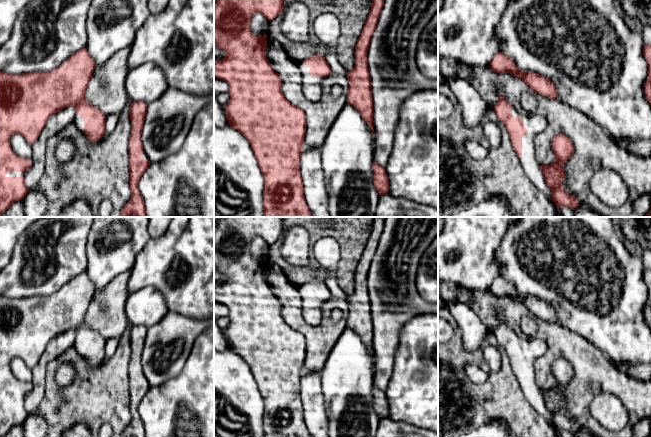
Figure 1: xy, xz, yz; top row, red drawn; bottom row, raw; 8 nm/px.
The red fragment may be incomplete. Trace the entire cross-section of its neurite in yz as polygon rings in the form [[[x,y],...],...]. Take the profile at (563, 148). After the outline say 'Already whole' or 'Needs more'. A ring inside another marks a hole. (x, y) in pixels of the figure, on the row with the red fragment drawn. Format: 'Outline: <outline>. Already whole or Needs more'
Outline: [[[499,94],[499,101],[493,107],[497,118],[509,132],[513,148],[521,160],[526,175],[534,185],[549,199],[557,209],[561,207],[577,208],[576,197],[569,195],[563,188],[562,180],[566,177],[564,163],[574,153],[574,145],[564,134],[556,134],[552,149],[555,161],[550,165],[539,165],[535,159],[534,138],[547,125],[546,119],[536,114],[521,114]]]. Needs more

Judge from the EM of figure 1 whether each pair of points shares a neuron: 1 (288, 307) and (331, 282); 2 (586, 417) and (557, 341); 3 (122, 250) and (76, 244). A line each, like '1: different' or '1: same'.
1: different
2: same
3: different

